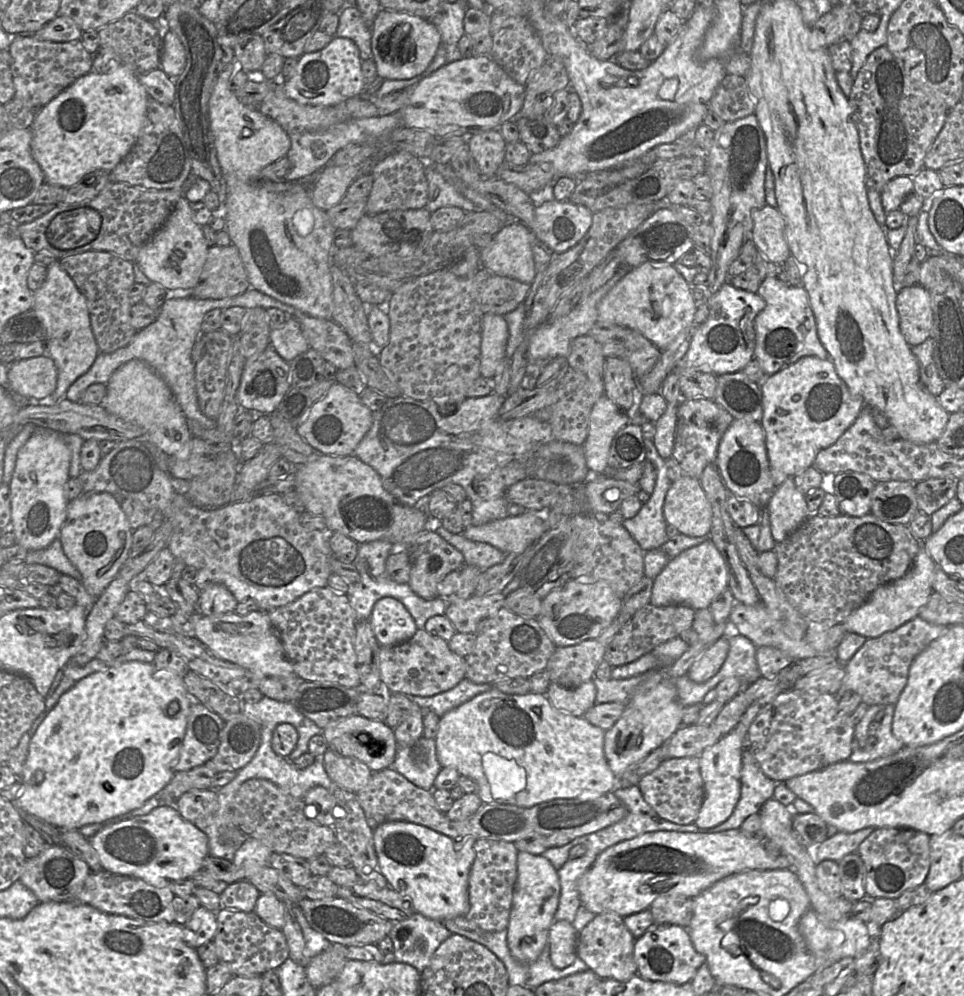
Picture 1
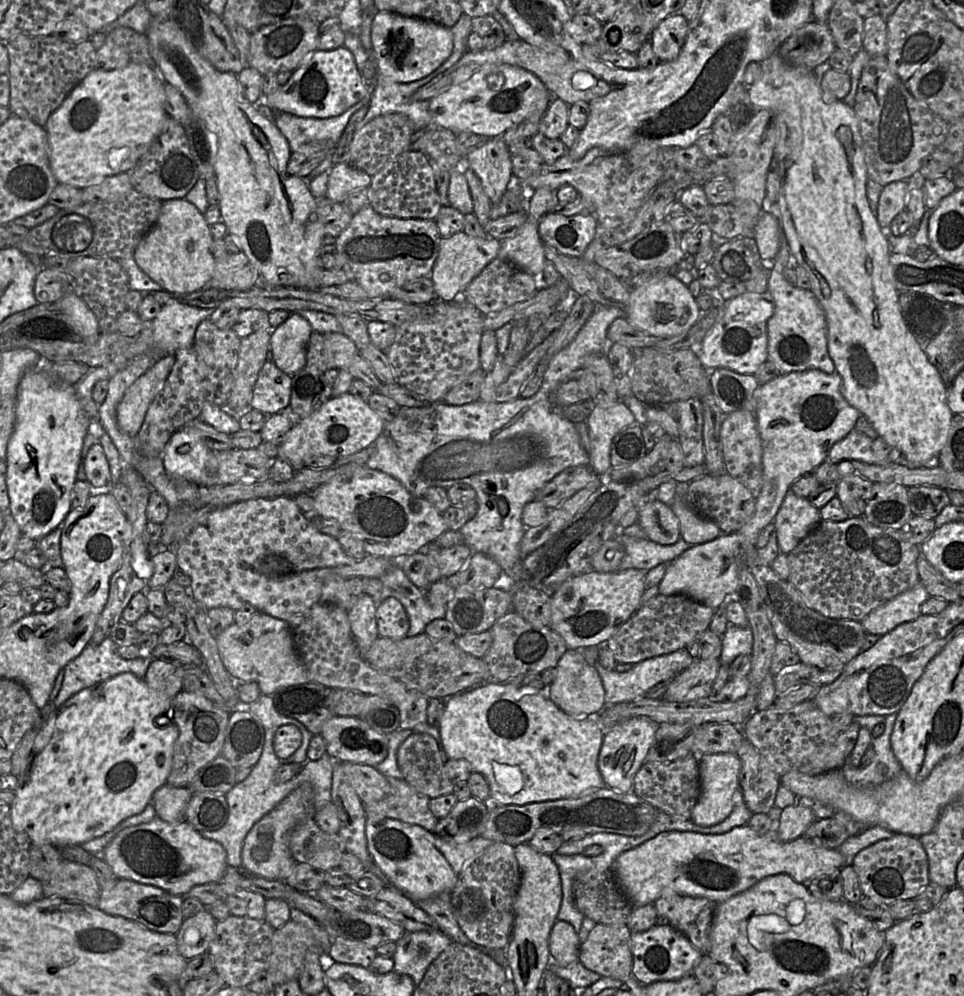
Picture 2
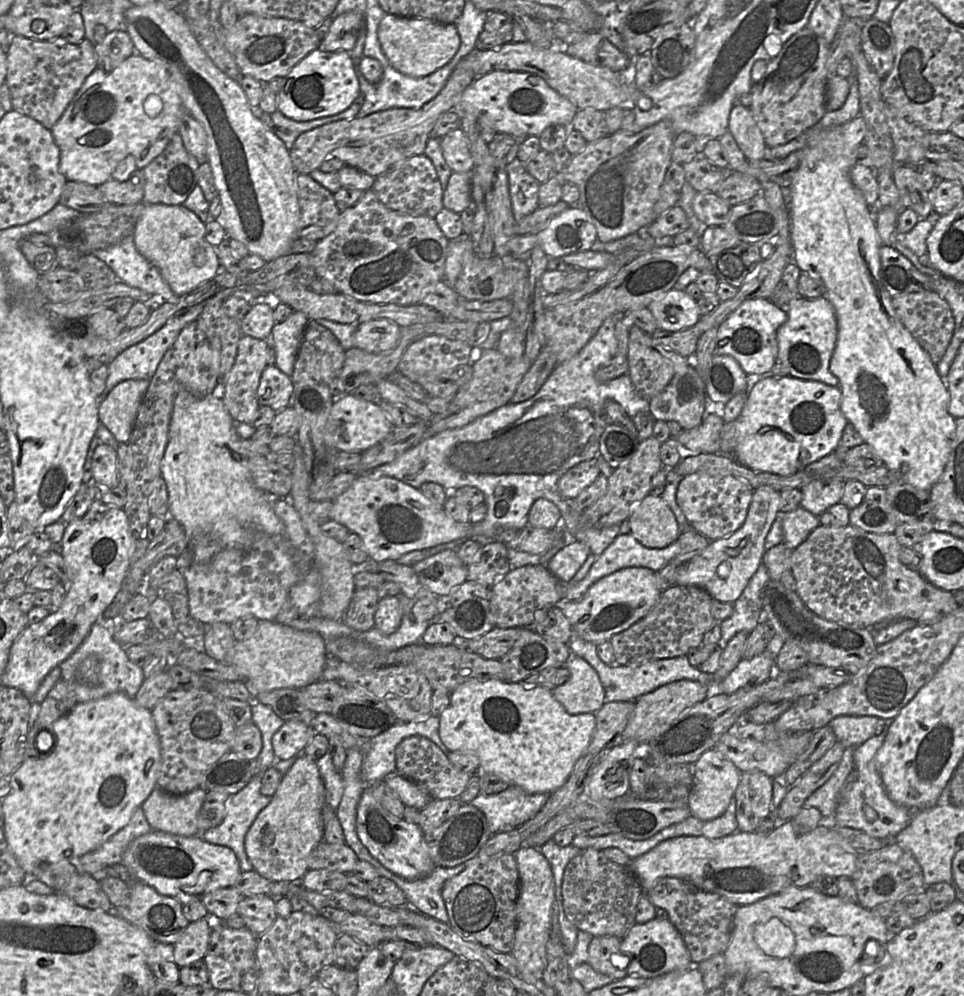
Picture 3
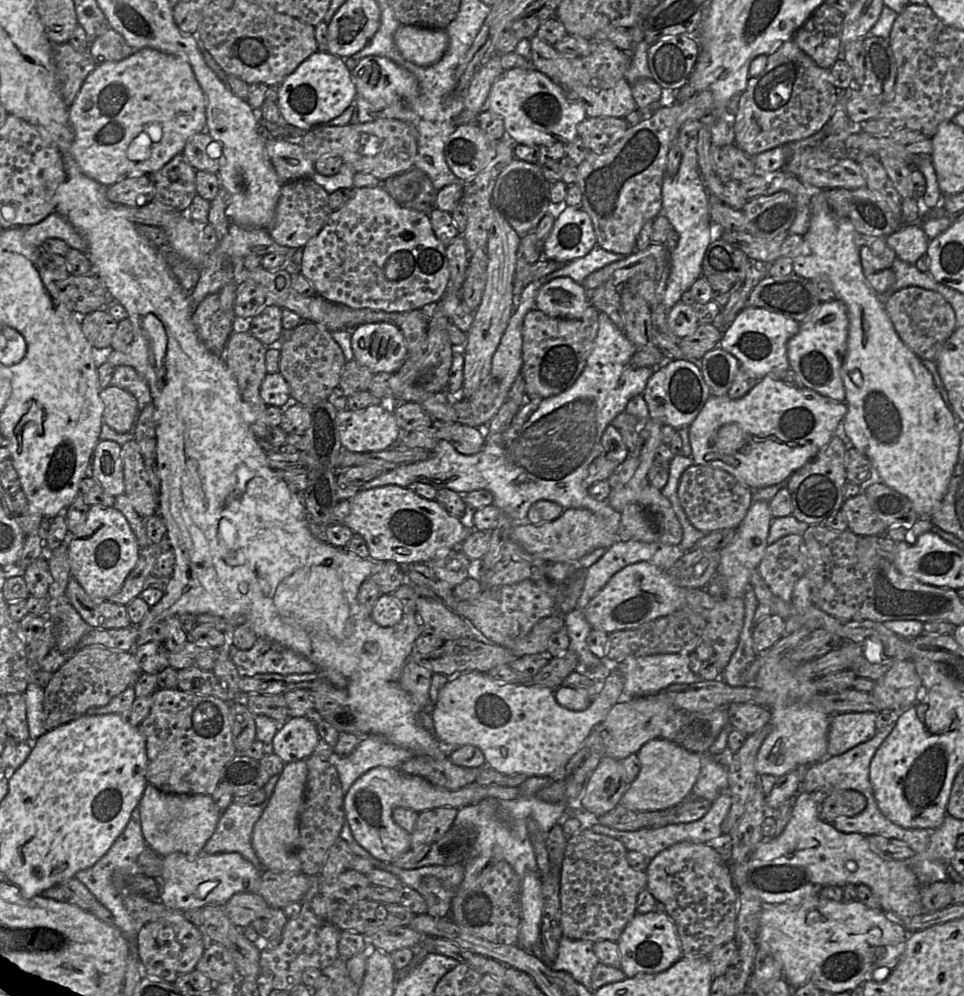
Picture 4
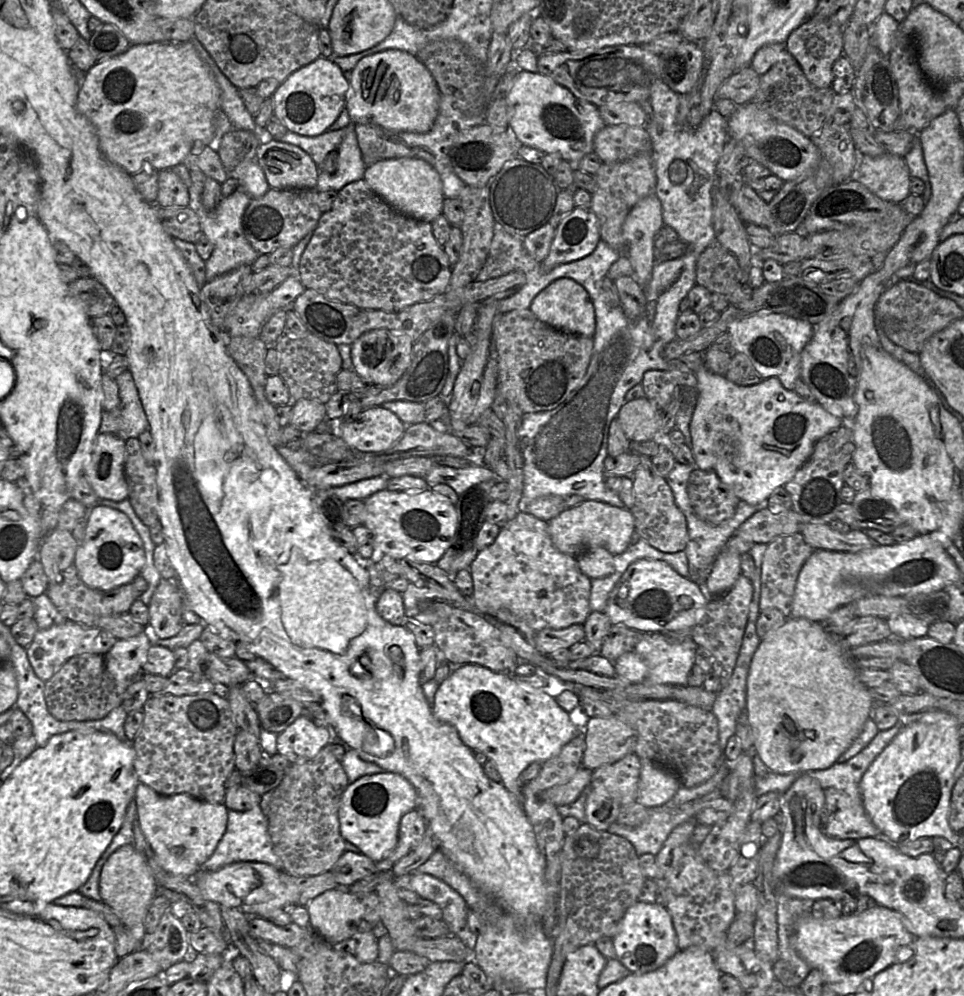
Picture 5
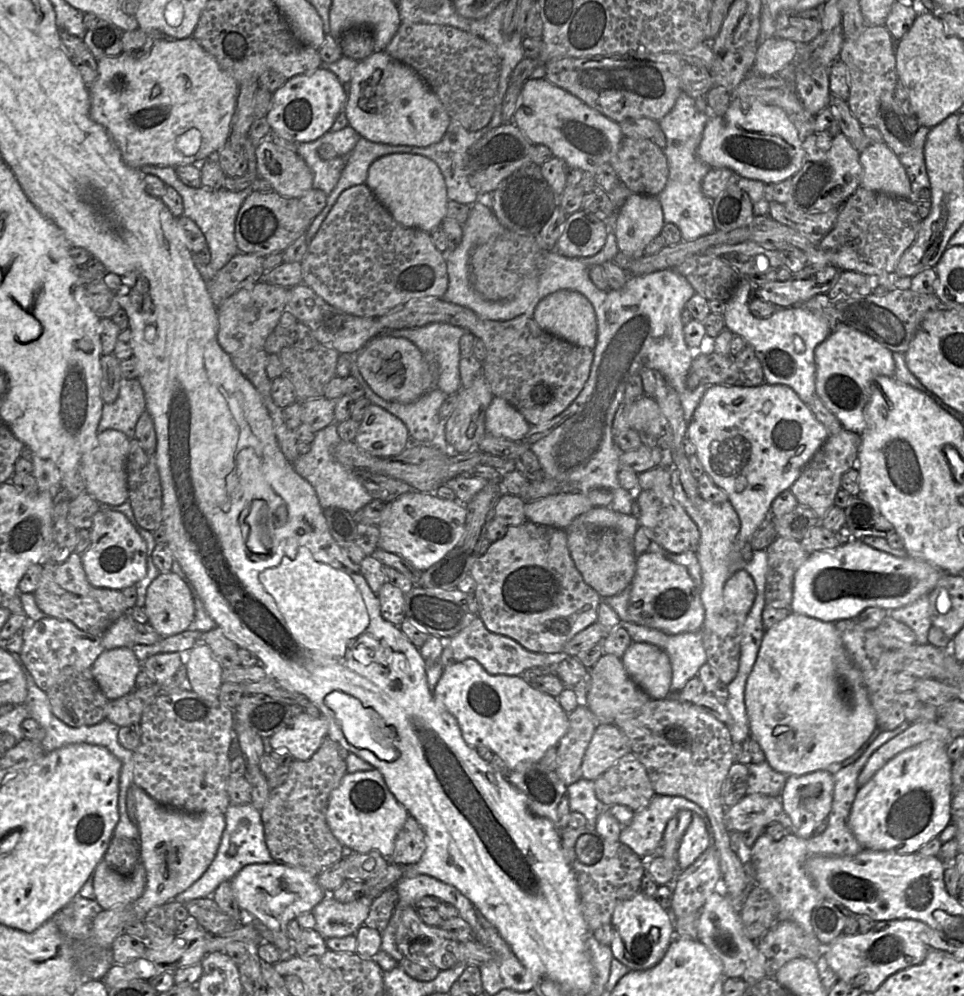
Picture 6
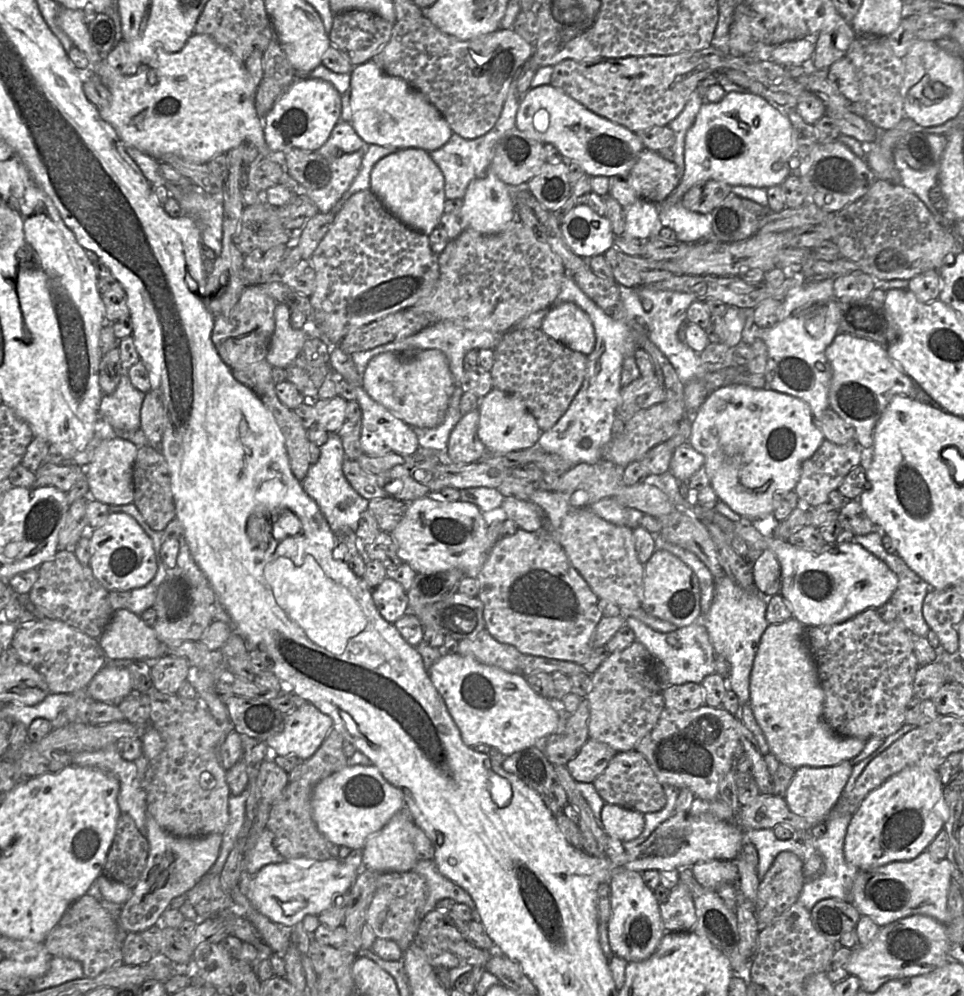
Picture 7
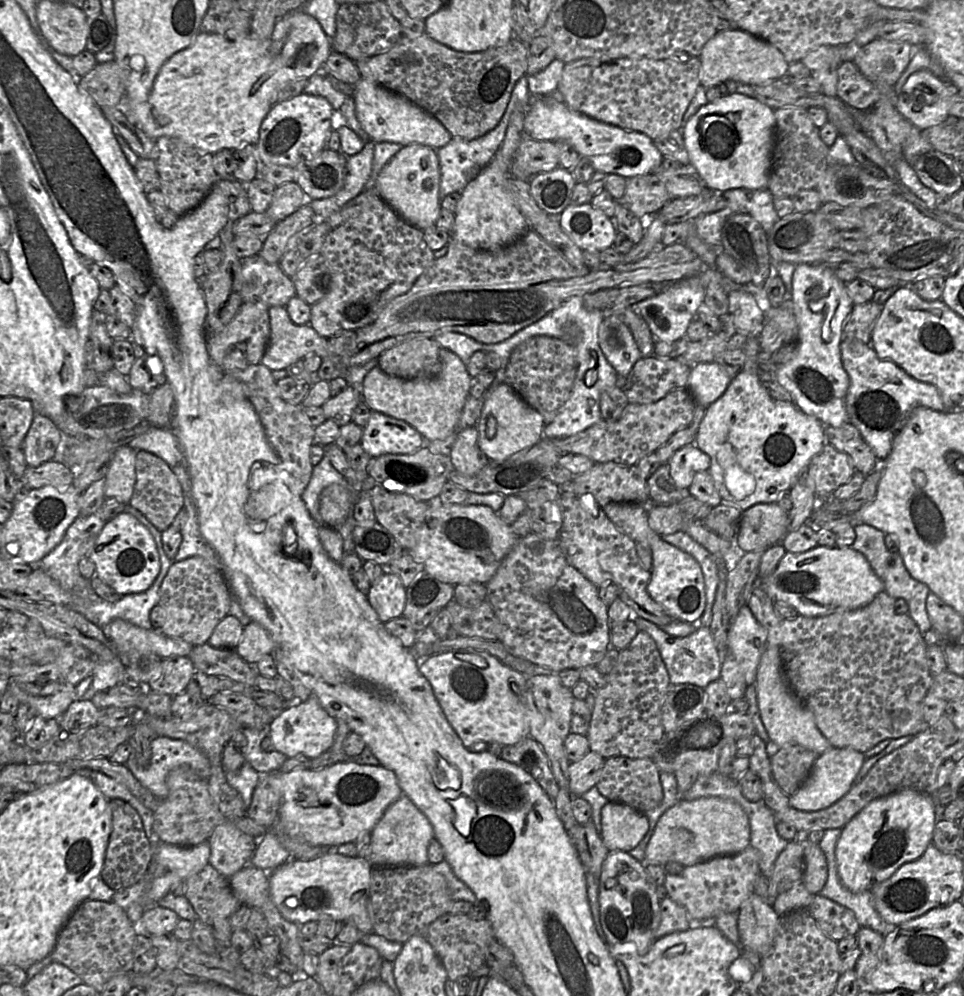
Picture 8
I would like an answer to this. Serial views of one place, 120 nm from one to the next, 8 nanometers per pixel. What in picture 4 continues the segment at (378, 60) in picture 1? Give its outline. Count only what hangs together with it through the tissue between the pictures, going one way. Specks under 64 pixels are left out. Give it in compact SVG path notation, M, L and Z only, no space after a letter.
M400 25L394 34L394 41L405 60L418 66L430 66L443 57L449 36L445 29Z

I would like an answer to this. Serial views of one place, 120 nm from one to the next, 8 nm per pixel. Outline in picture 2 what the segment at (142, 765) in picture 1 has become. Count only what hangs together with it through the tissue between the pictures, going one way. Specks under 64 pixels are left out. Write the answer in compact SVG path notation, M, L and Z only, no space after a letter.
M130 672L118 674L70 698L43 723L25 770L17 776L15 798L10 805L15 830L27 834L34 845L80 844L143 811L153 793L166 783L171 770L173 744L178 737L178 727L170 720L171 700Z

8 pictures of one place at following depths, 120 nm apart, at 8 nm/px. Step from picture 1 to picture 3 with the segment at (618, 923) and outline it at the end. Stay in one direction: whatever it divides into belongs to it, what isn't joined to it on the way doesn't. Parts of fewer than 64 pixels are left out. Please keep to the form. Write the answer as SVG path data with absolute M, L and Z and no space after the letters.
M593 936L587 963L597 972L615 979L627 976L630 958L622 952L621 940L616 936Z

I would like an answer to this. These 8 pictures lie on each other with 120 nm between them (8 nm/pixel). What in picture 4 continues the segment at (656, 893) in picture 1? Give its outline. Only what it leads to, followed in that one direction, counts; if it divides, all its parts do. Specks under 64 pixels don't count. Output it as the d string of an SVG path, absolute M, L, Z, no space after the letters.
M798 791L795 795L793 812L782 834L769 839L763 839L753 851L746 863L730 864L731 840L720 847L720 855L730 867L734 886L738 893L752 895L764 905L799 903L819 894L826 886L841 886L846 884L865 884L877 896L884 915L898 925L907 925L911 918L925 913L920 897L921 882L910 862L886 860L874 853L869 846L867 836L859 833L843 833L820 815L820 805L811 793Z

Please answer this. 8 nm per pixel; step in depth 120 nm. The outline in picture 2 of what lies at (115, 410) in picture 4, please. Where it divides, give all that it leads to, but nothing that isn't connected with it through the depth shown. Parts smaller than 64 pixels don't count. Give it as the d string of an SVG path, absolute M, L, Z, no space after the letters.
M174 355L163 356L127 389L116 409L117 423L123 432L130 436L137 434L173 363Z

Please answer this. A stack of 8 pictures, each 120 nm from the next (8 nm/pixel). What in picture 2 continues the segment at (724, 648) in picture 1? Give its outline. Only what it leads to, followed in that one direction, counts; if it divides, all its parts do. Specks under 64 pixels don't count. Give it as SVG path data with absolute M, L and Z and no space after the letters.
M695 659L692 665L670 681L662 699L682 703L710 697L720 665L719 659Z

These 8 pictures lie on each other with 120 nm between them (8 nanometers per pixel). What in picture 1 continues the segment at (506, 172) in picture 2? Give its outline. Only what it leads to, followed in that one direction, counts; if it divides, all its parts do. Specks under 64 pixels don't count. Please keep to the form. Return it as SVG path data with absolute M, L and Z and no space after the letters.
M499 129L471 134L468 146L483 178L497 177L497 171L505 161L506 145Z

